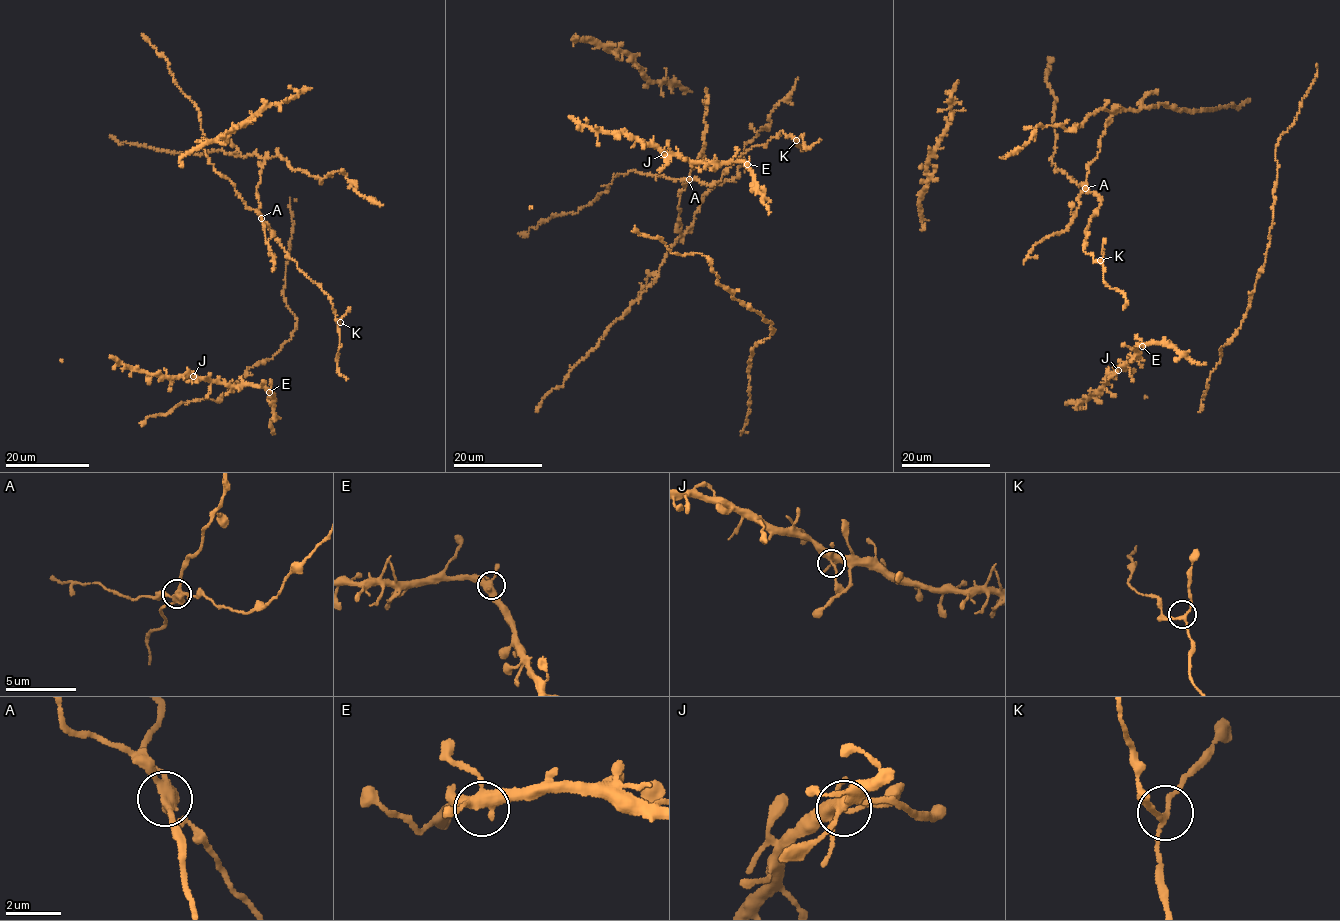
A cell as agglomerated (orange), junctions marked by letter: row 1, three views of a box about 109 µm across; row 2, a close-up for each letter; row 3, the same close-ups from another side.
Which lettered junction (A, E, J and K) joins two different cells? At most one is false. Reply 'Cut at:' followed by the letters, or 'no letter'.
Cut at: A

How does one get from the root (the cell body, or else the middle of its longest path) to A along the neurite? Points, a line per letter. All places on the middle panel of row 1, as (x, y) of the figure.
A: (798, 140), (782, 131), (765, 144), (753, 146), (738, 156), (716, 184), (709, 185), (688, 179)

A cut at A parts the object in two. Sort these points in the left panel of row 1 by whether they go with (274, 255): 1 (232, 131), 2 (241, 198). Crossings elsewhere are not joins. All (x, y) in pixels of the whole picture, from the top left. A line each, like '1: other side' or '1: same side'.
1: other side
2: other side

